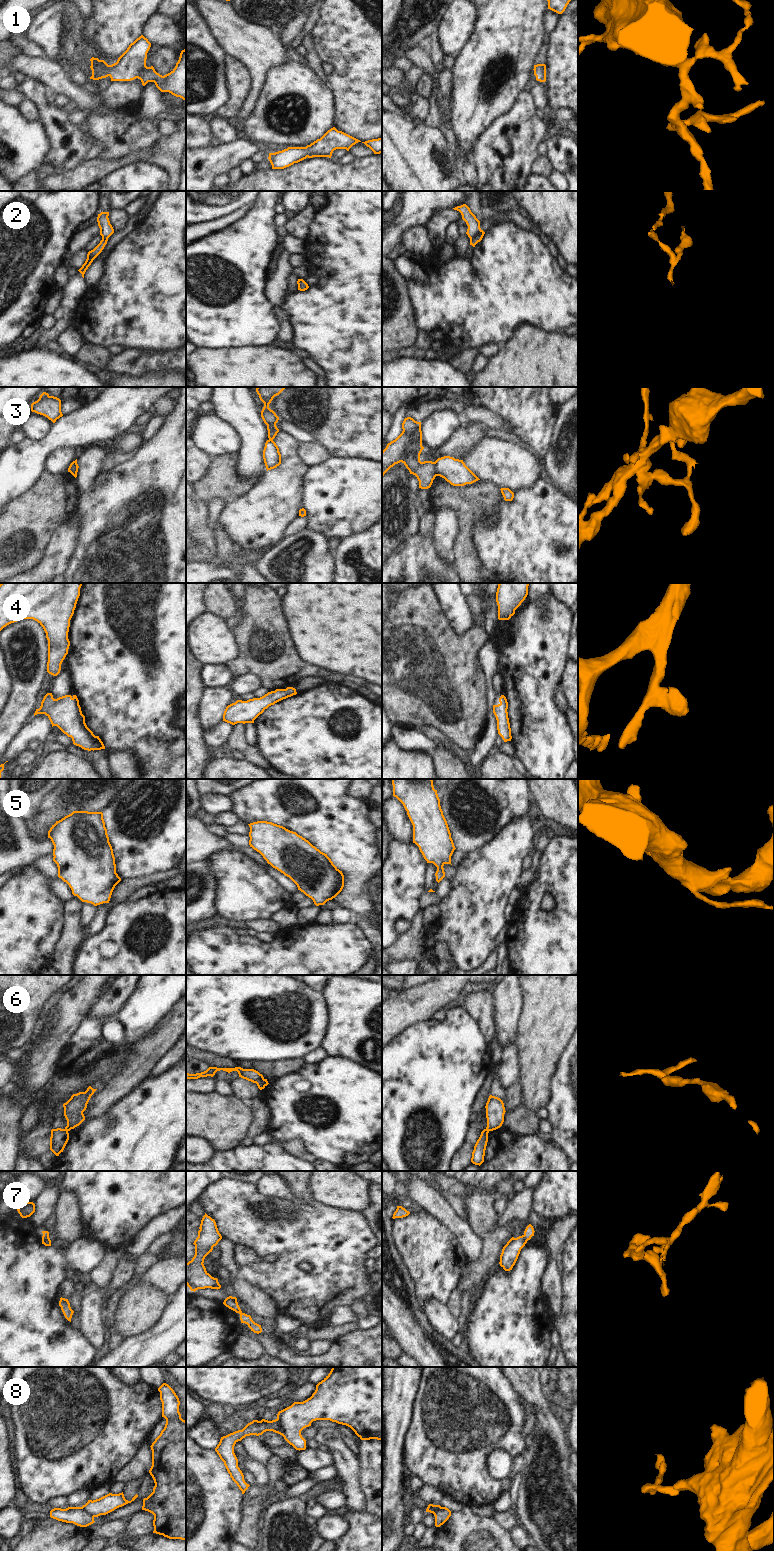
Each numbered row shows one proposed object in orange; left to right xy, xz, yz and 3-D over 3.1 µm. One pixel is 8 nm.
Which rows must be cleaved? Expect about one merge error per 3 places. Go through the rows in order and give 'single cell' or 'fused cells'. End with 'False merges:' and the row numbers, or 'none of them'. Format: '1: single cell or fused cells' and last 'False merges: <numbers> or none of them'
1: single cell
2: fused cells
3: fused cells
4: single cell
5: single cell
6: fused cells
7: fused cells
8: fused cells
False merges: 2, 3, 6, 7, 8

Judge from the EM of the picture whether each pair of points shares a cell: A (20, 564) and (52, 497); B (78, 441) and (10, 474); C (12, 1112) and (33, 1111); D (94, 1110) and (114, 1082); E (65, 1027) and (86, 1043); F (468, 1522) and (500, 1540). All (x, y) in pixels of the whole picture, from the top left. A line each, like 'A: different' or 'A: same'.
A: same
B: same
C: different
D: same
E: different
F: same

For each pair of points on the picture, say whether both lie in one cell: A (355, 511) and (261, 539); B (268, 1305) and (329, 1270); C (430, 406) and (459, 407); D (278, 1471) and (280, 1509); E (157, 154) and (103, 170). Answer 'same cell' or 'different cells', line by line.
A: different cells
B: different cells
C: same cell
D: different cells
E: same cell

